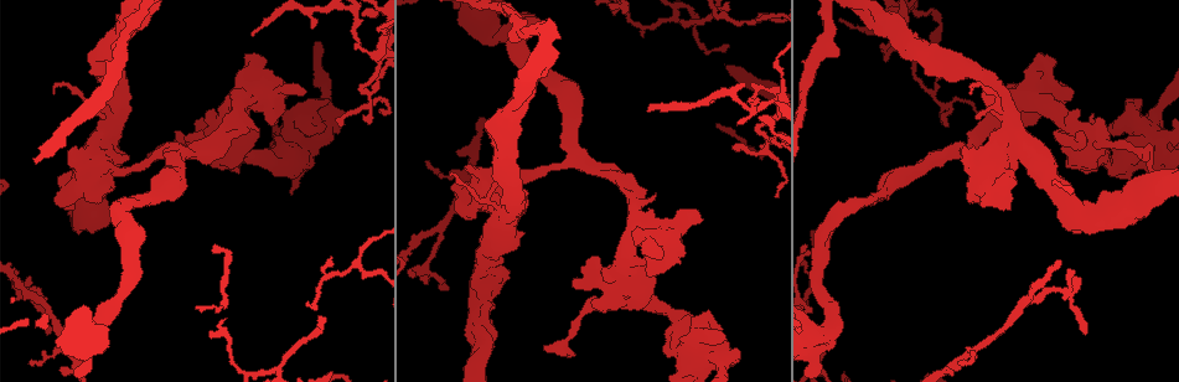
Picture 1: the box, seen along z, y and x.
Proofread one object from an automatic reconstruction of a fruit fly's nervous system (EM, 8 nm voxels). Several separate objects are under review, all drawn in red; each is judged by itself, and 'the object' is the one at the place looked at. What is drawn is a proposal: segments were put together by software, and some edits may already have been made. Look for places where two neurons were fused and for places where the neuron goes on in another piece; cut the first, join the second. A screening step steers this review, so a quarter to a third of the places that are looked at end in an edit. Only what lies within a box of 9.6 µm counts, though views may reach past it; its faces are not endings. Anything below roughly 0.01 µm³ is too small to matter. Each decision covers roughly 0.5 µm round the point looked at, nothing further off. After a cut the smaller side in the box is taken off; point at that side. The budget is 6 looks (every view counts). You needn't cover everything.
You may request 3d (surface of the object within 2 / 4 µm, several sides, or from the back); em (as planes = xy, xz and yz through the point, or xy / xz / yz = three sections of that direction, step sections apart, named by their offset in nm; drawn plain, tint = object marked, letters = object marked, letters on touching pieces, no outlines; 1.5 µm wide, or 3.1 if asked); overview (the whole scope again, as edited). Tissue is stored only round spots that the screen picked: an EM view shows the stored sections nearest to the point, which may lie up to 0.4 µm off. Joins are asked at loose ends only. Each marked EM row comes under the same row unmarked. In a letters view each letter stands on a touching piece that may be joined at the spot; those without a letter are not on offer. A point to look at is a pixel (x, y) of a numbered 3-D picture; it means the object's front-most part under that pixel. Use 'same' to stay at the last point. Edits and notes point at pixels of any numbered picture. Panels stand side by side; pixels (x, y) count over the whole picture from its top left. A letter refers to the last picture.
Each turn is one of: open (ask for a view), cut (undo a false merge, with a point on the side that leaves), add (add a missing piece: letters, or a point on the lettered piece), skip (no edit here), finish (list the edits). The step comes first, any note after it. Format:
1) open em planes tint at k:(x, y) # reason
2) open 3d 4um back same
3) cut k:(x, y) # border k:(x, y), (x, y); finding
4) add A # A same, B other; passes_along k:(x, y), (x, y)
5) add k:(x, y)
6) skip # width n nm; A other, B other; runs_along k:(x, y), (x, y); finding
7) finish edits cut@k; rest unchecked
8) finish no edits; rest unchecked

open em planes letters at 1:(648, 111) # tapers out

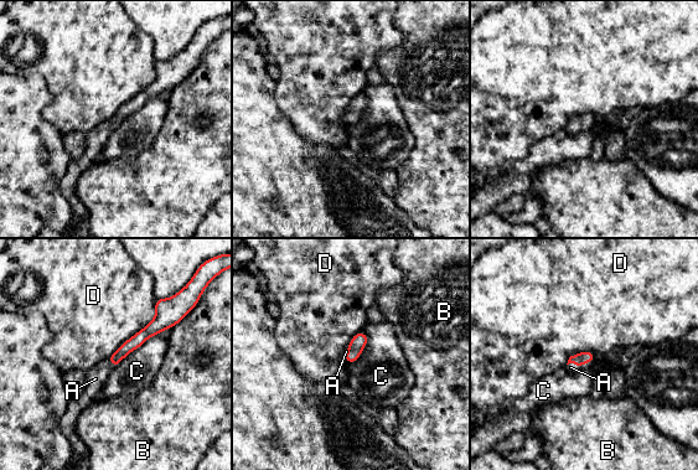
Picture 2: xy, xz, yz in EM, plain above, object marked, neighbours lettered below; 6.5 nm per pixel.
add A # A same, B other, C other, D other; passes_along 2:(139, 337), (110, 362), (96, 378); the neuron continues

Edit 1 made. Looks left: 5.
open em planes letters at 1:(523, 213) # free end

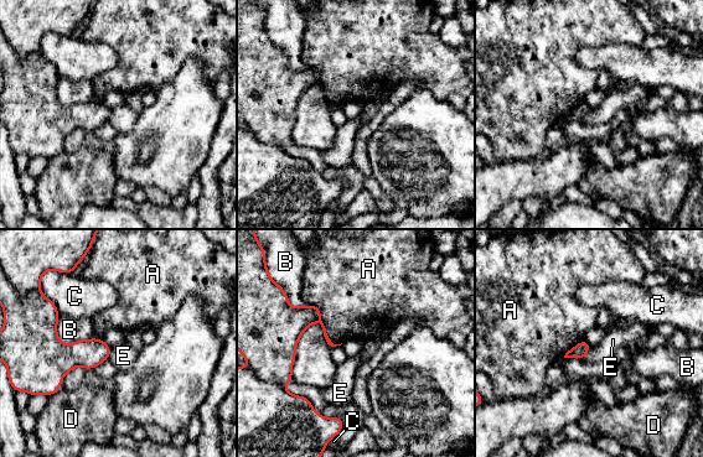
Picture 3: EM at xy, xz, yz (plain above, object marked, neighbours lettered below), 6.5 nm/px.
skip # A other, B other, C other, D other, E other; border 3:(590, 346), (590, 349), (582, 359); none of them fits

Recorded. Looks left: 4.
open overview

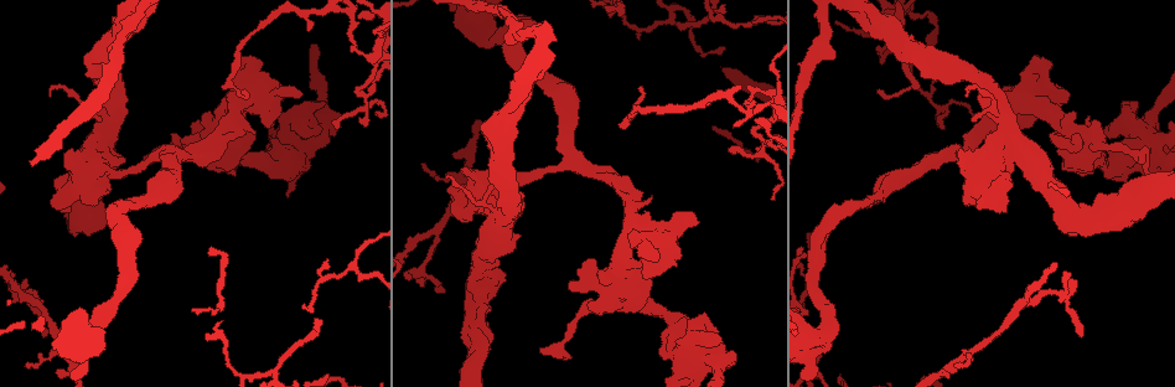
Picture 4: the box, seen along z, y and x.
open em xz step 4 letters at 4:(1081, 336) # thin end

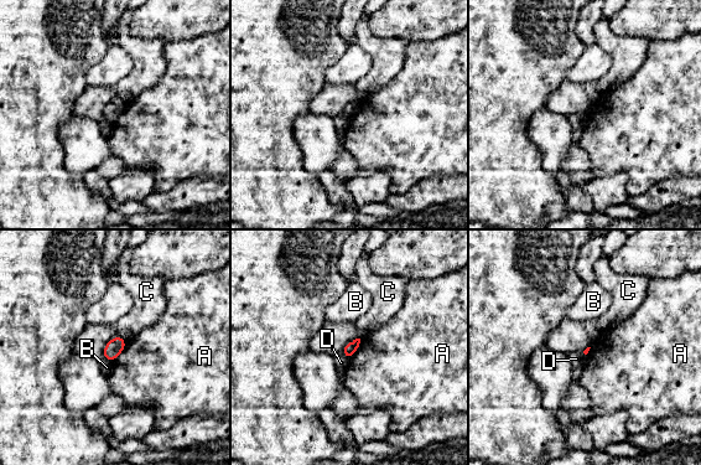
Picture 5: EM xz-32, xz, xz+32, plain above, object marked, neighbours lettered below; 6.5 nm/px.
skip # A other, B other, C other, D other; border 5:(126, 341), (121, 352), (112, 362); none of them fits

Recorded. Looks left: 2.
finish edits add@2; rest unchecked

